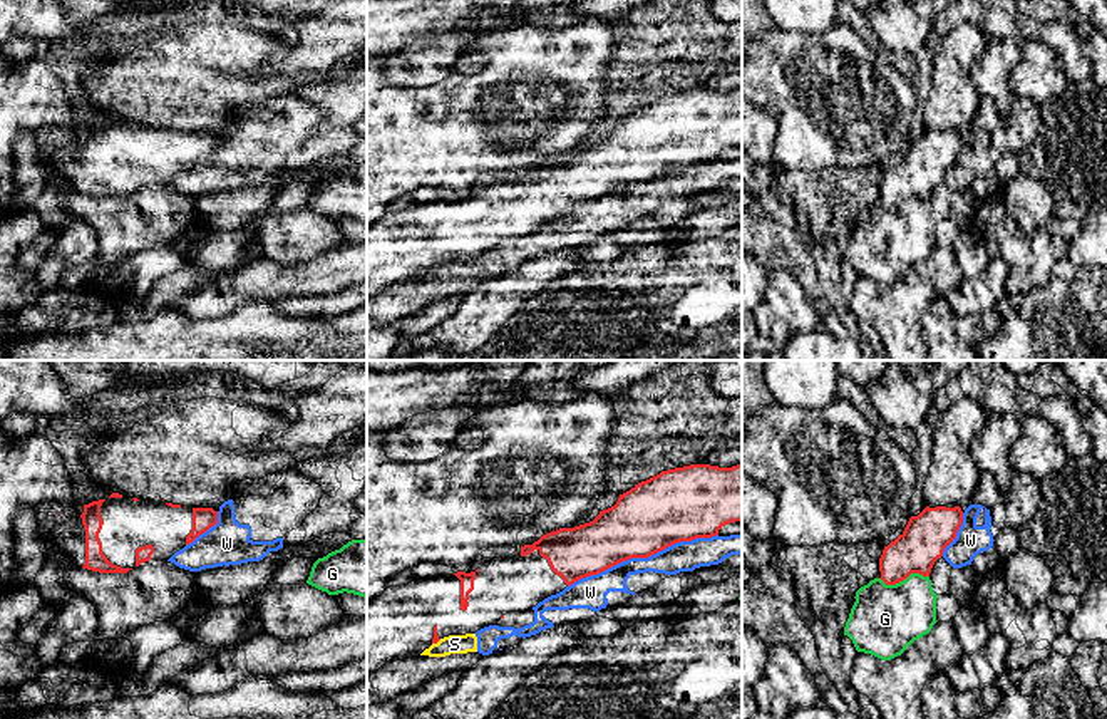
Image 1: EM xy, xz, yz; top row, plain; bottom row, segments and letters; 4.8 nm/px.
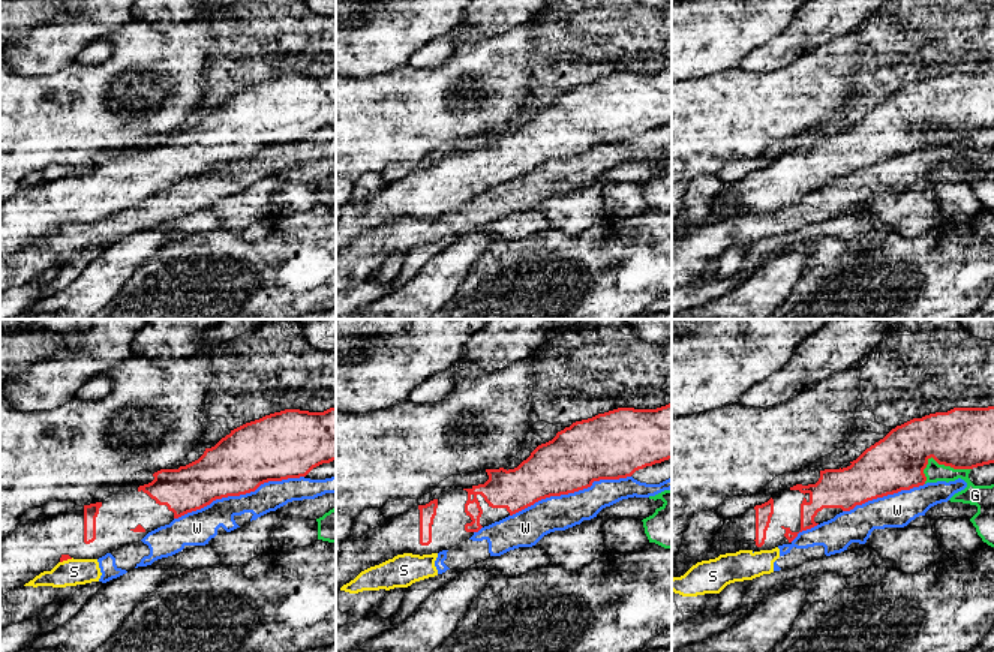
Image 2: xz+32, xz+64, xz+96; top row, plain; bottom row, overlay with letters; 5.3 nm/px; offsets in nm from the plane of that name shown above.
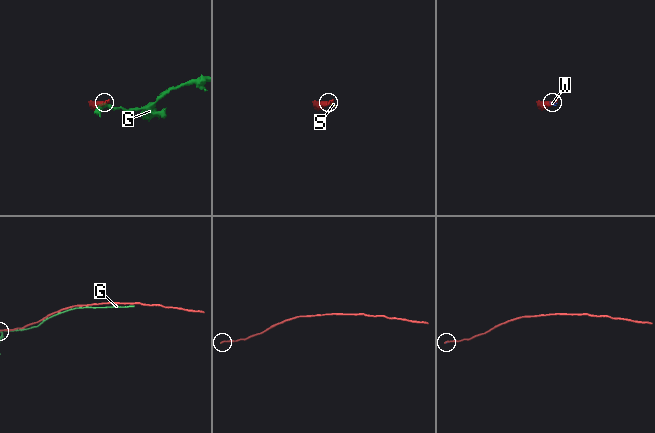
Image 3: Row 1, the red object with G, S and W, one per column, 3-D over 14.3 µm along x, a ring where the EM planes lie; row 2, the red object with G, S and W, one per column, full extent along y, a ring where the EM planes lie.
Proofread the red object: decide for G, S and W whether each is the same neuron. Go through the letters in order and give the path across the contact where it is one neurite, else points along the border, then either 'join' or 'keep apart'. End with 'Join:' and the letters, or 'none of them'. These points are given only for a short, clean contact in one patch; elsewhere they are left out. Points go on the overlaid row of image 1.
G: keep apart
S: border along xz (441, 639), (432, 644); keep apart
W: keep apart
Join: none of them

